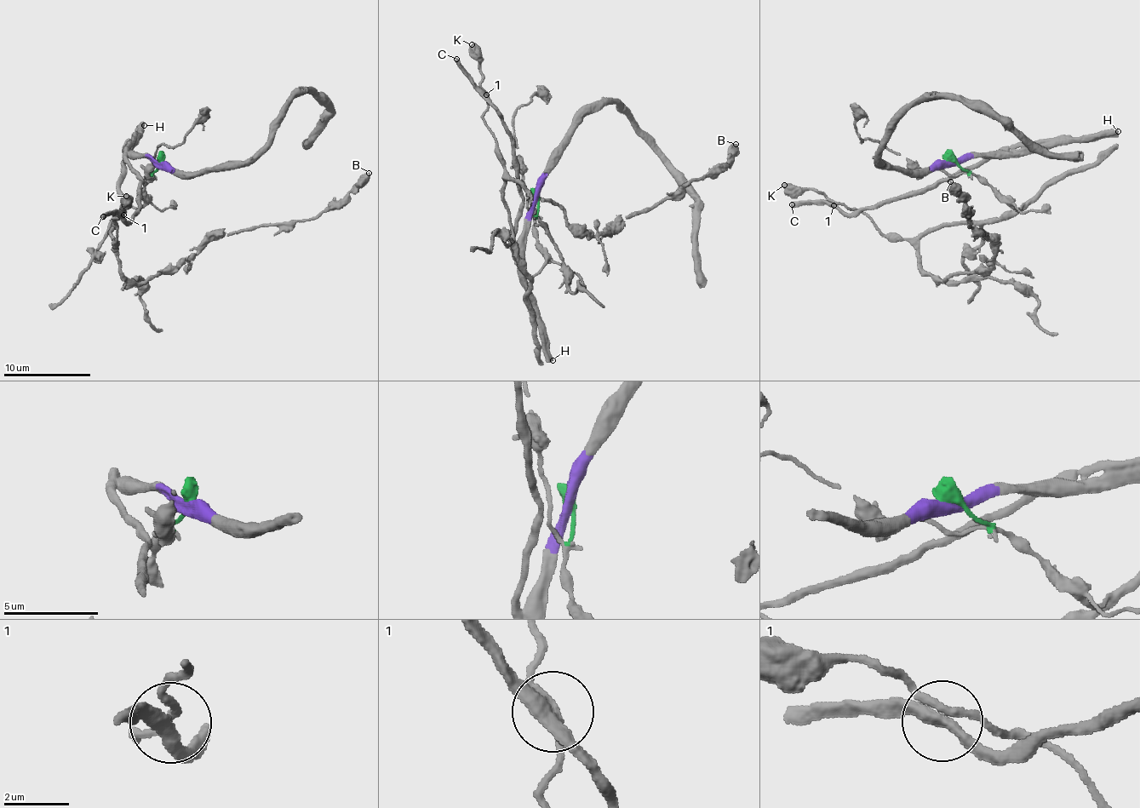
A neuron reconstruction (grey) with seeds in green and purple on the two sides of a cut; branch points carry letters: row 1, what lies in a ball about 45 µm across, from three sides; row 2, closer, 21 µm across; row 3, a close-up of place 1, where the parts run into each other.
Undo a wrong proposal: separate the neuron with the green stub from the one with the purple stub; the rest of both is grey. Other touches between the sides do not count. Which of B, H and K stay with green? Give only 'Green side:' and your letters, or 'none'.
Green side: B, K

